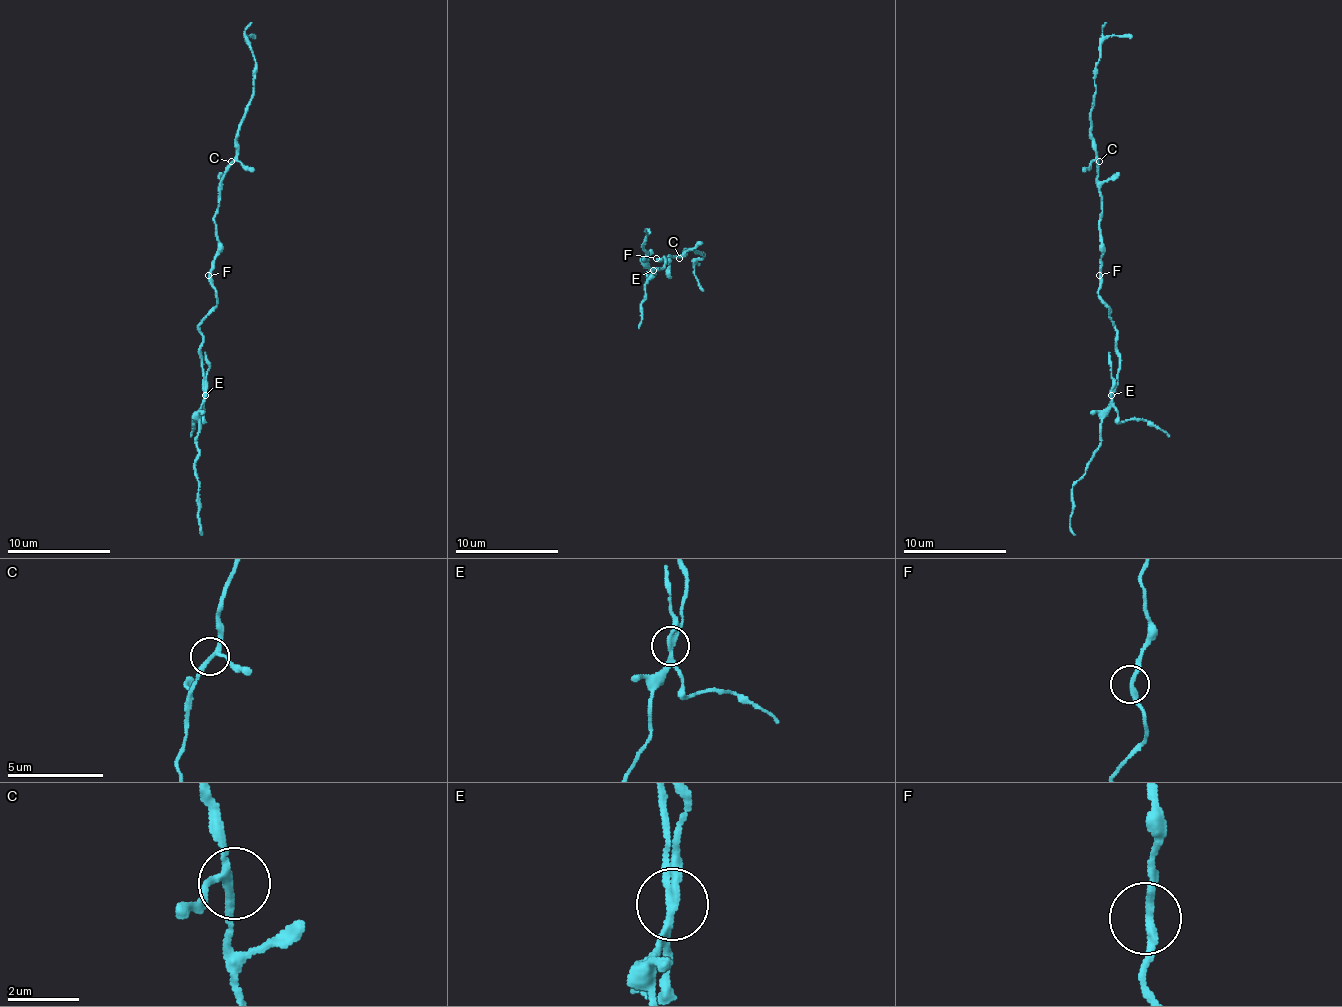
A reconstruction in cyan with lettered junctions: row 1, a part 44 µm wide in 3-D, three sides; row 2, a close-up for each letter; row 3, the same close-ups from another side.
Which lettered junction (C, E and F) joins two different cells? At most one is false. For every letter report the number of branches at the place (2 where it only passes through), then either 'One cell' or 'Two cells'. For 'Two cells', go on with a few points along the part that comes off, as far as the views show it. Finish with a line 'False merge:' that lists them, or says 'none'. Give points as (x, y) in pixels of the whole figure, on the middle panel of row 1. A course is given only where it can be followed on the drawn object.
C: Branches: 3. One cell
E: Branches: 3. Two cells. Course of the part to remove: (653, 271), (638, 328)
F: Branches: 2. One cell
False merge: E

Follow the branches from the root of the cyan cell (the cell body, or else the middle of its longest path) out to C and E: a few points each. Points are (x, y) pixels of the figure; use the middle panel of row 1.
C: (659, 260), (679, 258)
E: (659, 260), (664, 258), (664, 266), (653, 268), (648, 273), (651, 279), (653, 271)

